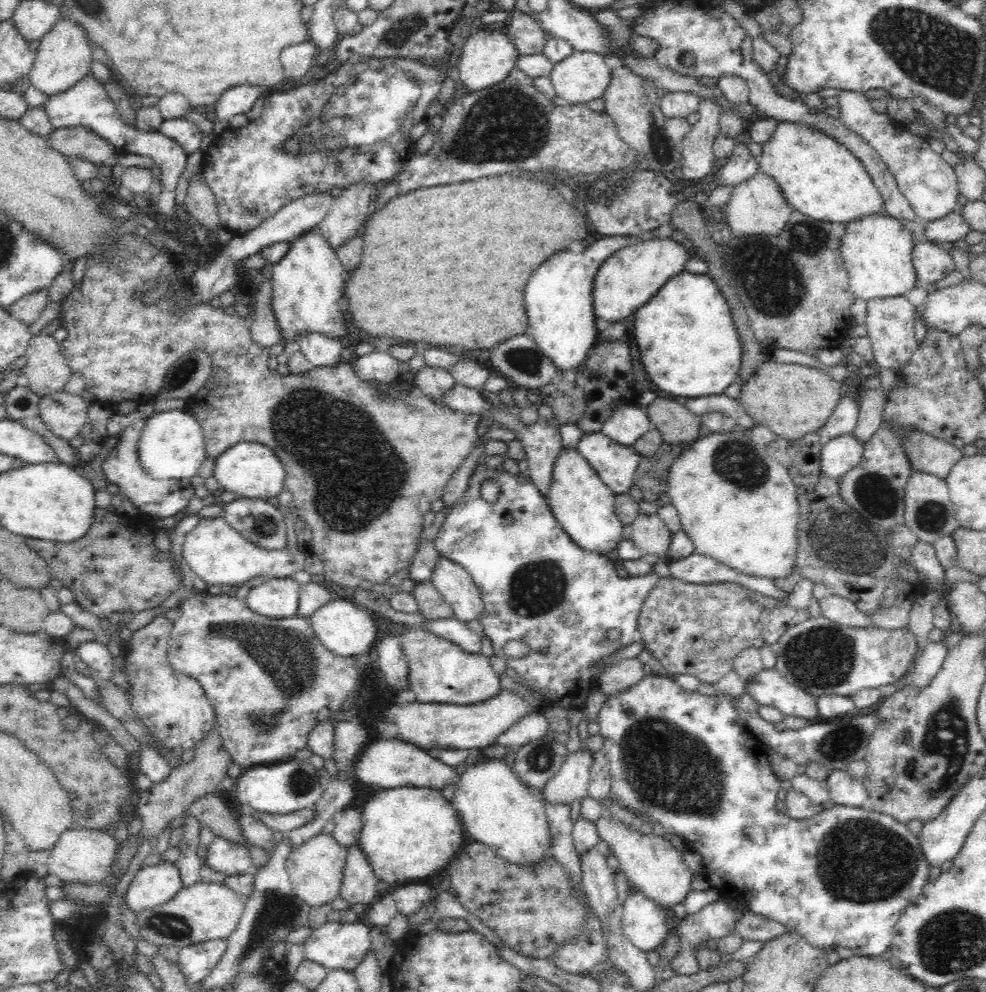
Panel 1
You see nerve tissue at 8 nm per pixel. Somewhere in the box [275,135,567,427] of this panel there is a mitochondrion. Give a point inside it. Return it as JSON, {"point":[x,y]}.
{"point":[526,360]}

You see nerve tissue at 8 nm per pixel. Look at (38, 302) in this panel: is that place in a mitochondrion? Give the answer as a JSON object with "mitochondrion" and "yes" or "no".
{"mitochondrion":"no"}

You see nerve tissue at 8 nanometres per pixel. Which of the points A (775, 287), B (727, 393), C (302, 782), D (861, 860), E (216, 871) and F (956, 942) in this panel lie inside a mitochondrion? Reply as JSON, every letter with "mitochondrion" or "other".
{"A":"mitochondrion","B":"other","C":"mitochondrion","D":"mitochondrion","E":"other","F":"mitochondrion"}

